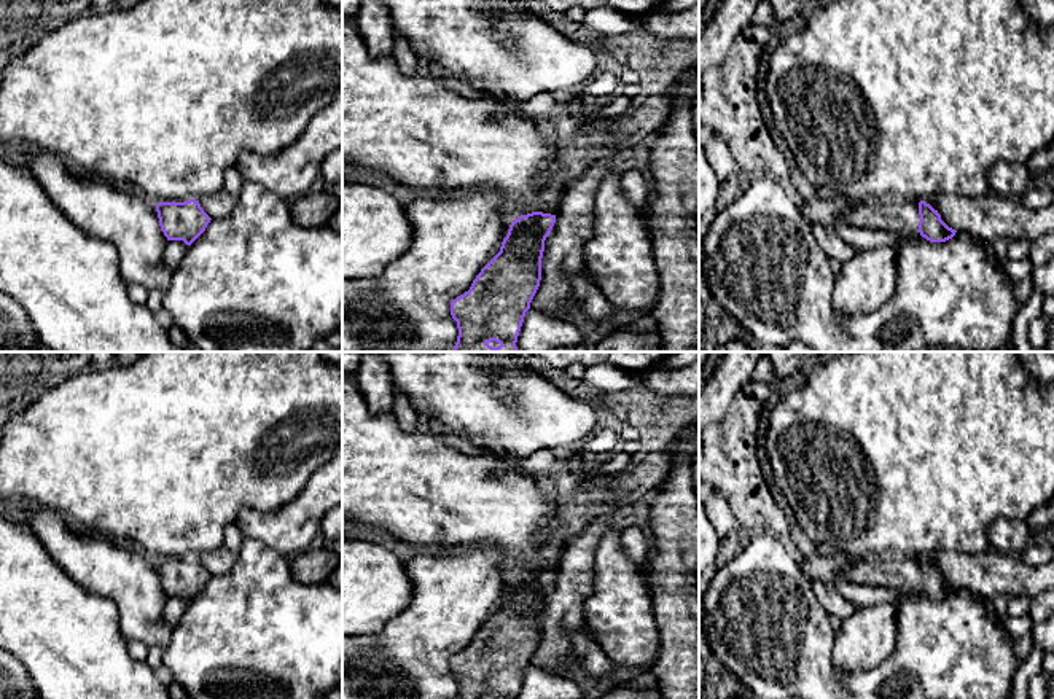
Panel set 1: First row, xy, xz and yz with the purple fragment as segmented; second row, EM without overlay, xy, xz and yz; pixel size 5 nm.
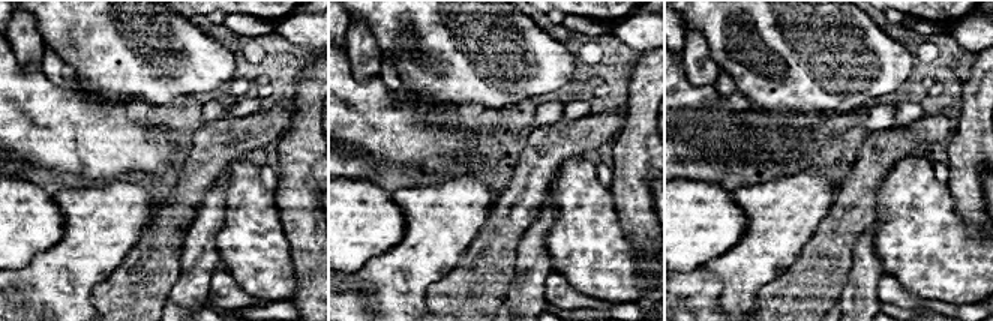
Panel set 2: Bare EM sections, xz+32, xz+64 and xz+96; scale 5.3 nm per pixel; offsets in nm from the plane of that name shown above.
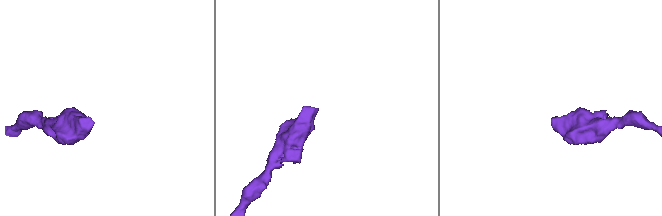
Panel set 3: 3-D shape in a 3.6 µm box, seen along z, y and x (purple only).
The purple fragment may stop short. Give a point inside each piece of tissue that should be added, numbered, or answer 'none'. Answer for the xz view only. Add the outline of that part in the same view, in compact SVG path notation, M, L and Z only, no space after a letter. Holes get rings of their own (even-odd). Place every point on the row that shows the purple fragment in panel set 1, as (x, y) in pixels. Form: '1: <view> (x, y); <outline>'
1: xz (575, 153); M666 91L646 97L634 113L599 124L581 121L572 135L552 139L556 159L541 186L538 210L557 215L564 194L591 164L600 158L638 146L646 135L662 129L670 111L672 96Z

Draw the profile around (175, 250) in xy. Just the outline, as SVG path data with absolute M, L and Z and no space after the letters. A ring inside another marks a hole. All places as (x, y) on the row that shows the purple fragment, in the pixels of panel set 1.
M169 240L162 253L164 266L174 271L186 255L188 247L183 240Z

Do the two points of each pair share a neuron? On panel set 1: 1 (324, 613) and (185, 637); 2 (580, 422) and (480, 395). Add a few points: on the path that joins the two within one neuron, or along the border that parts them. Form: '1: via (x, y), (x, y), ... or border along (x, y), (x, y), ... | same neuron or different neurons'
1: via (288, 637), (220, 637) | same neuron
2: via (554, 419), (518, 419), (505, 410) | same neuron

